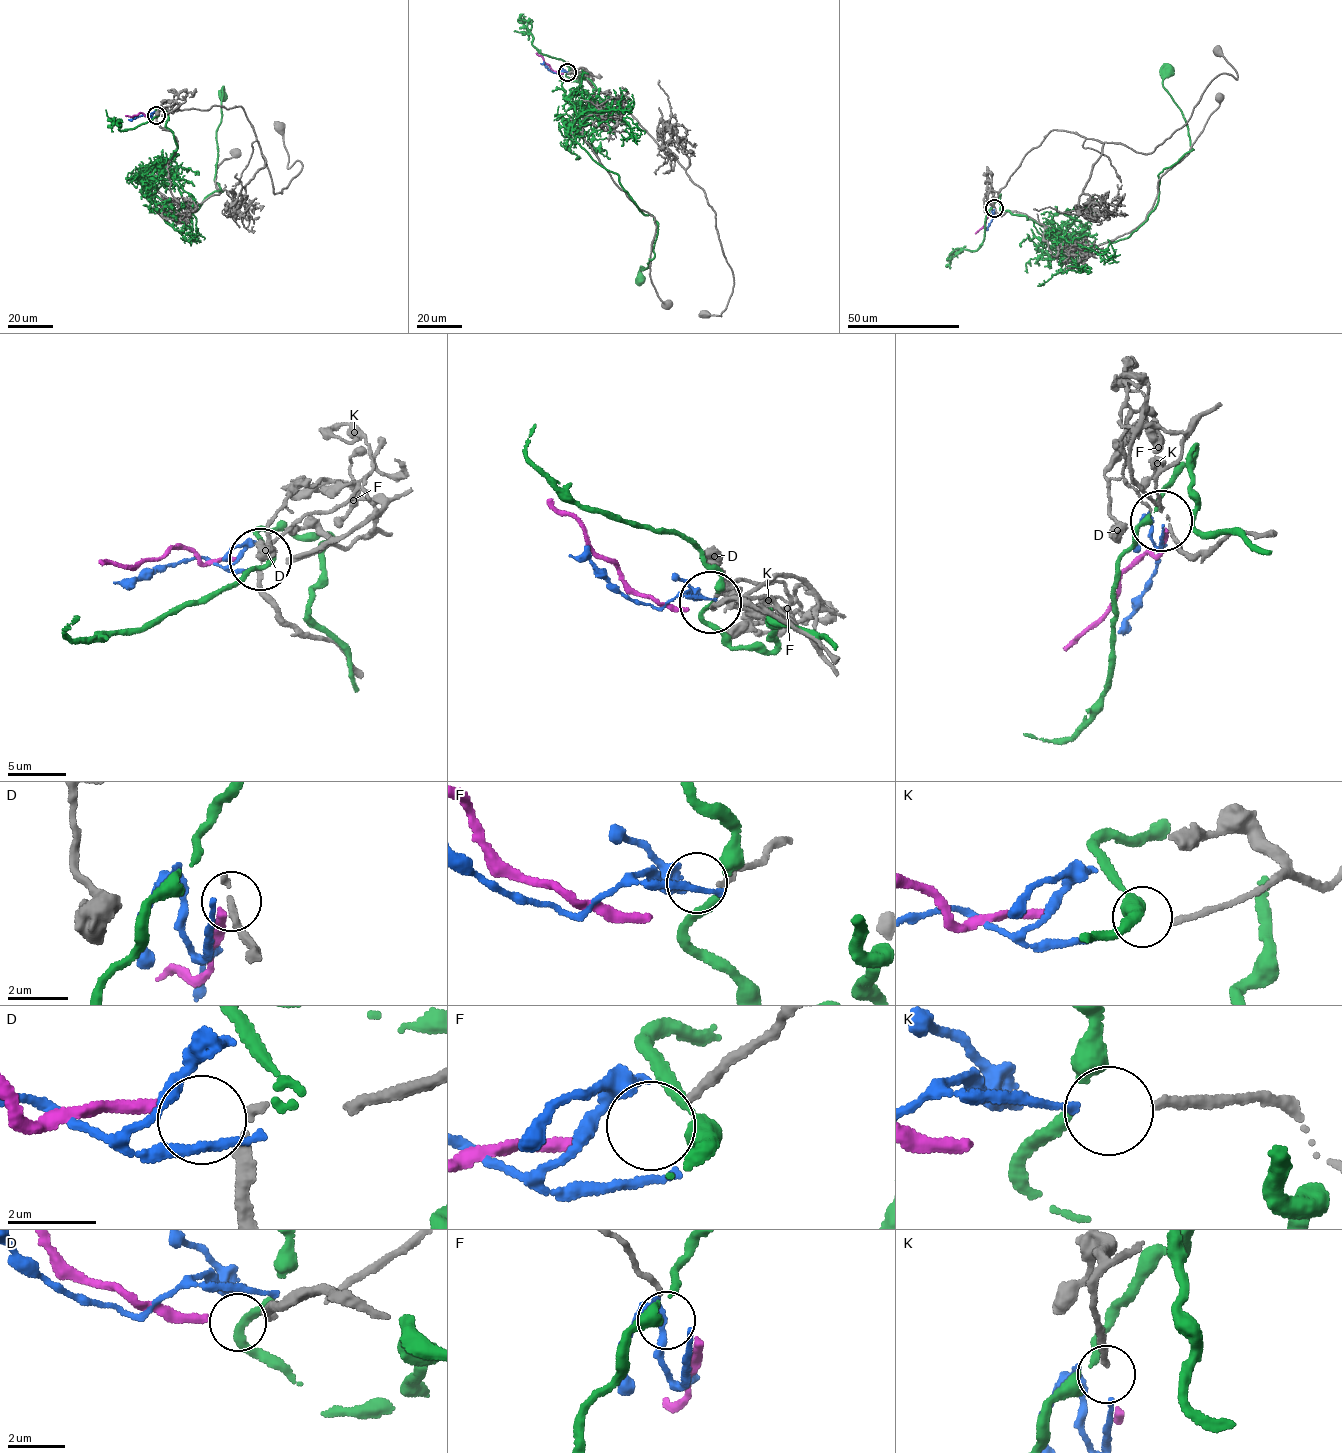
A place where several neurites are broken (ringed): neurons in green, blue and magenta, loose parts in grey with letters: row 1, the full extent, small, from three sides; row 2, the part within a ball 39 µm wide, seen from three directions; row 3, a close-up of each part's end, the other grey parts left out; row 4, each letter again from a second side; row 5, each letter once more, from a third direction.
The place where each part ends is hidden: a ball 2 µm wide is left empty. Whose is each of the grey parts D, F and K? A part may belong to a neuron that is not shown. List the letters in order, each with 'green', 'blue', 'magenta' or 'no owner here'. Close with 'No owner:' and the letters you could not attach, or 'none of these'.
D: no owner here
F: no owner here
K: blue
No owner: D, F

